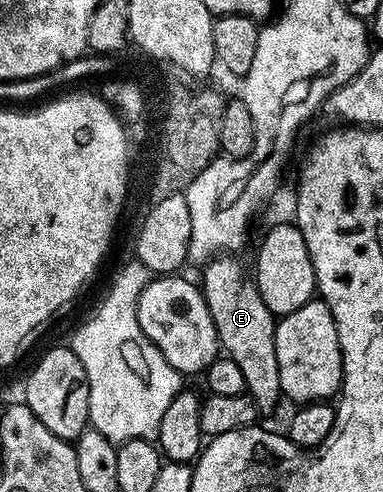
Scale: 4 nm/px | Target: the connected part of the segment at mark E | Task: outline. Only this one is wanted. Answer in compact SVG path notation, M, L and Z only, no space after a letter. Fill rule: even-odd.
M220 256L206 263L202 267L201 289L209 312L213 316L213 324L217 328L222 353L231 358L233 364L237 364L237 368L241 368L241 373L245 376L247 394L257 404L260 415L267 416L273 413L278 408L279 401L284 401L285 398L281 384L281 372L277 368L277 348L275 347L277 318L269 312L269 308L265 308L265 300L261 300L261 292L249 277L248 267L246 270L235 258L238 257Z

